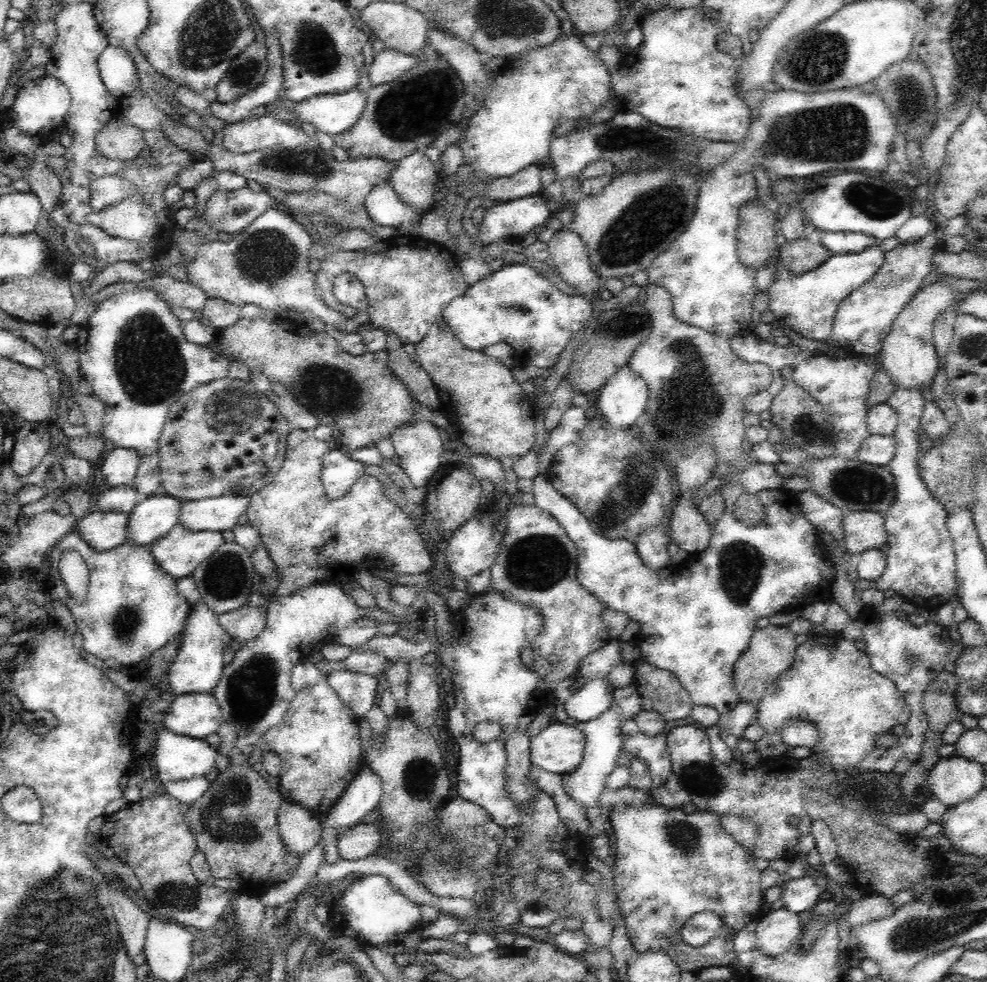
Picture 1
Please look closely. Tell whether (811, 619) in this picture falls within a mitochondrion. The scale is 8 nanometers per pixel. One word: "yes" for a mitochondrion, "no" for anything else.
no

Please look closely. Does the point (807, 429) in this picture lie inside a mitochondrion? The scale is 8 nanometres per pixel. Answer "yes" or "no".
yes

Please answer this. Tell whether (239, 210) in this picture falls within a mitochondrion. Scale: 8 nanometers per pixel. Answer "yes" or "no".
yes

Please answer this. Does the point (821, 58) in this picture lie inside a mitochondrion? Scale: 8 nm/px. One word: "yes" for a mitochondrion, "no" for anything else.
yes

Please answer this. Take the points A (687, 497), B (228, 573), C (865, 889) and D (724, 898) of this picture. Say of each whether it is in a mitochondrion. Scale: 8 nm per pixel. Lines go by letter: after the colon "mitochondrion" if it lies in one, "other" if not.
A: other
B: mitochondrion
C: other
D: other

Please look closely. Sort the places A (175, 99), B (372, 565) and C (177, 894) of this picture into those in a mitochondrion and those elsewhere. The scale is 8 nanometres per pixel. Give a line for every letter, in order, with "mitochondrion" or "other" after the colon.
A: other
B: other
C: mitochondrion

